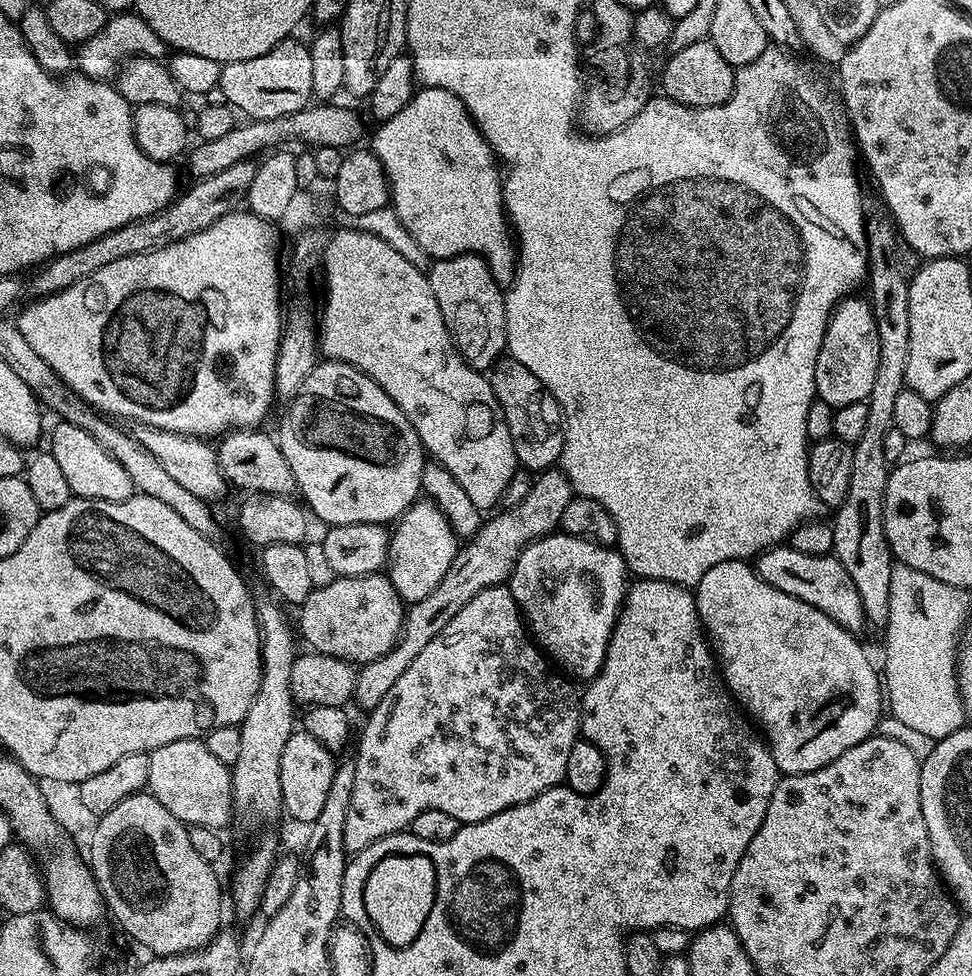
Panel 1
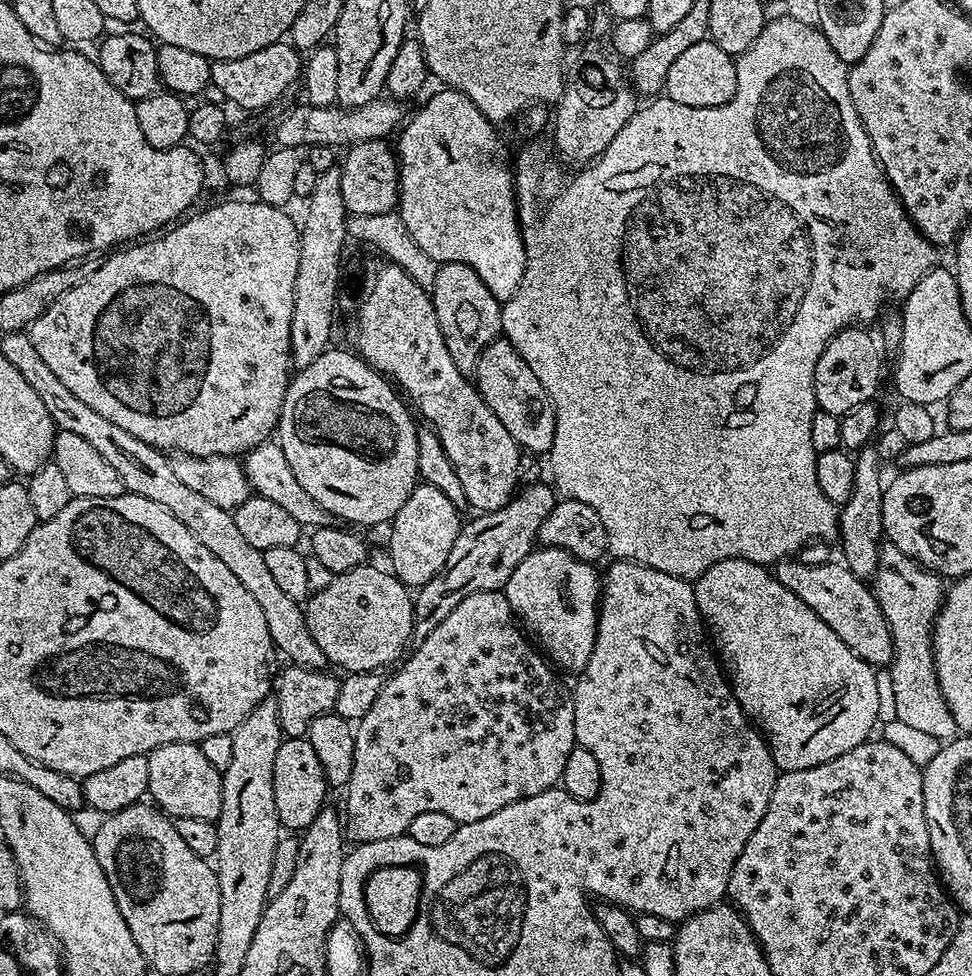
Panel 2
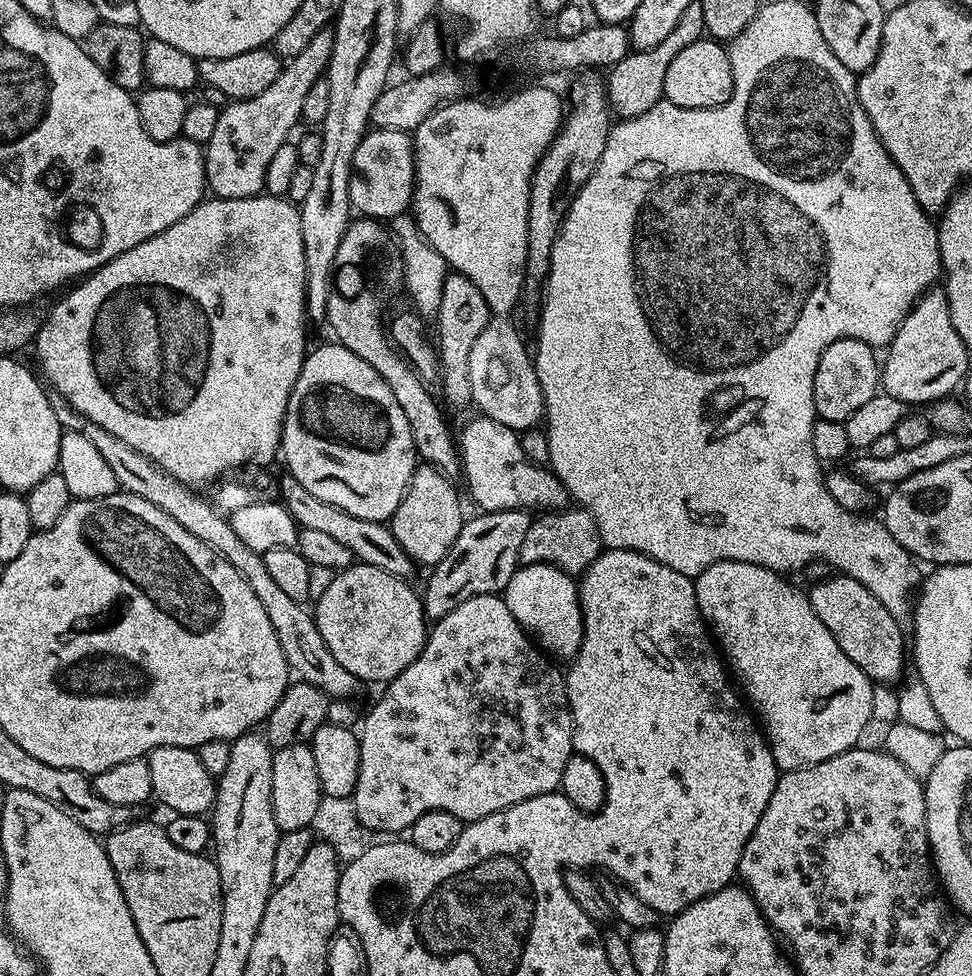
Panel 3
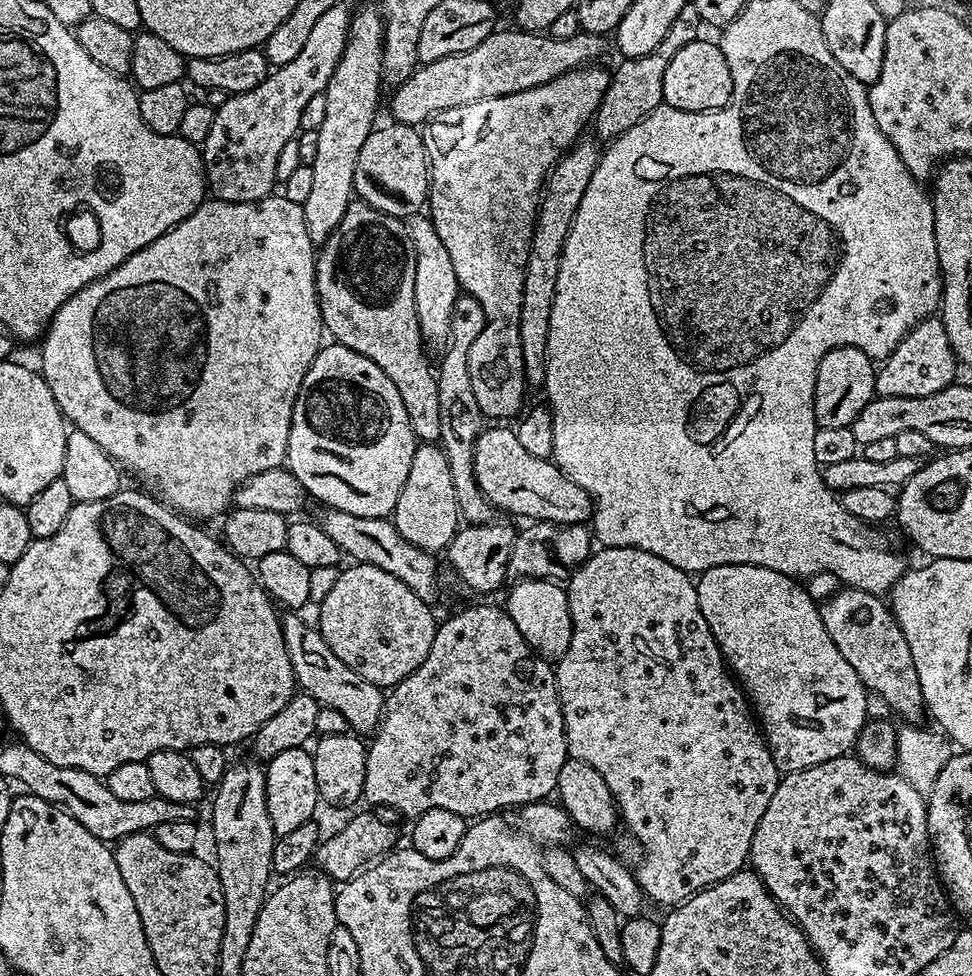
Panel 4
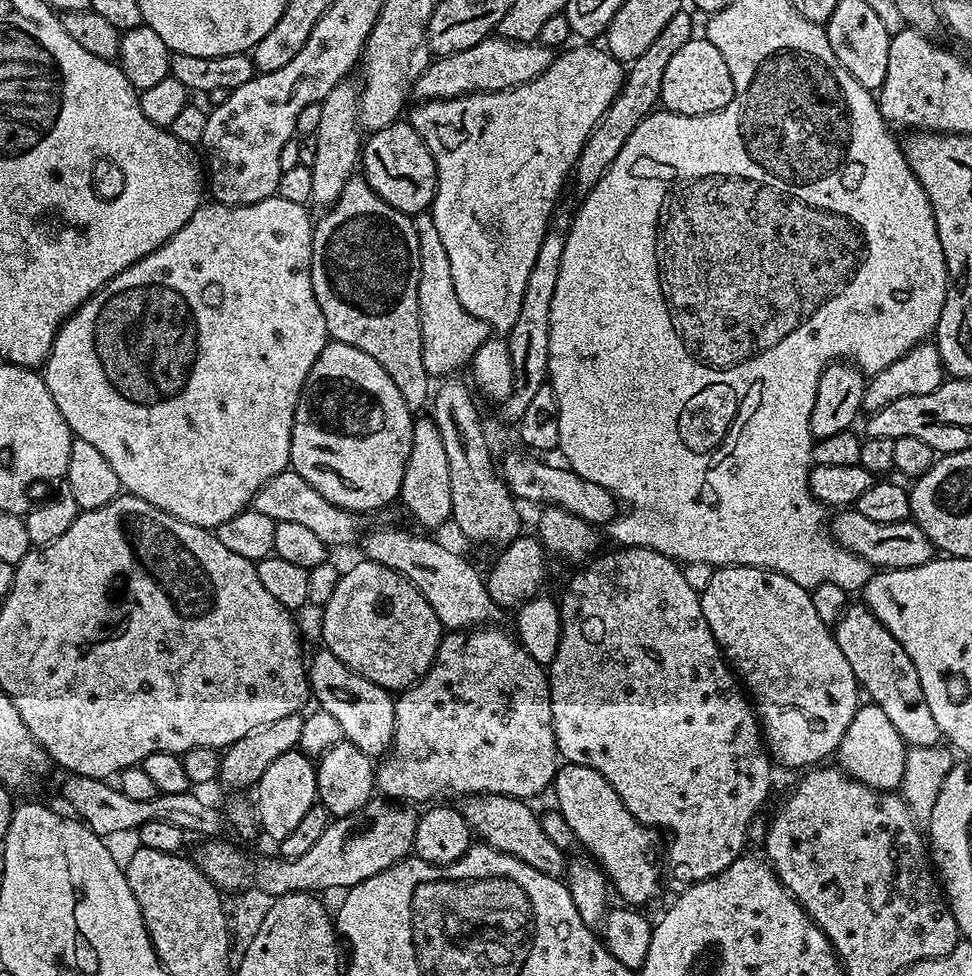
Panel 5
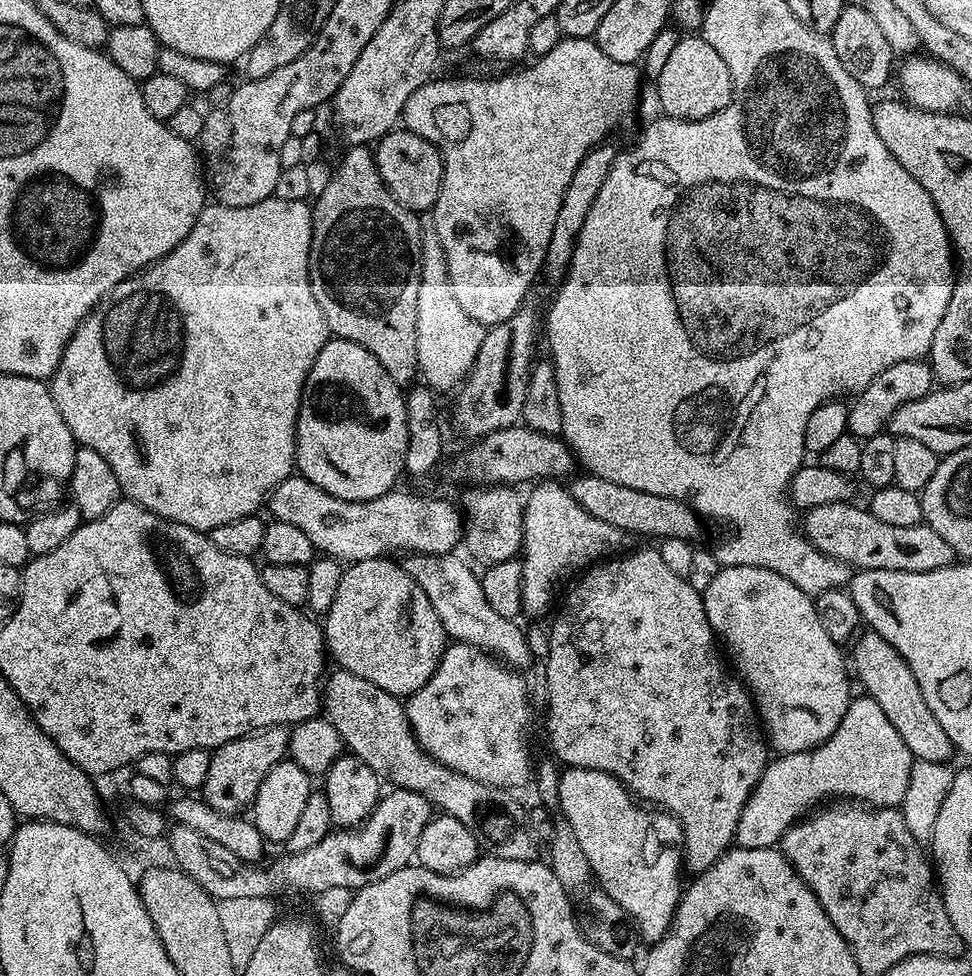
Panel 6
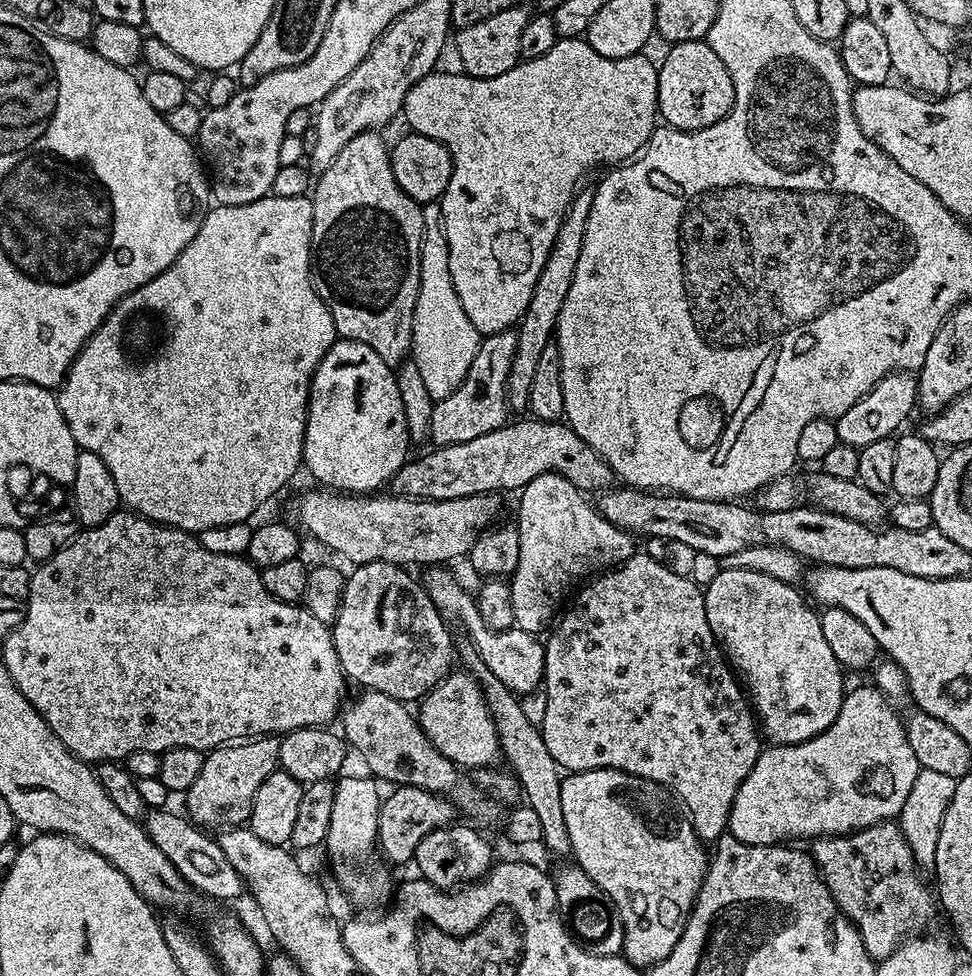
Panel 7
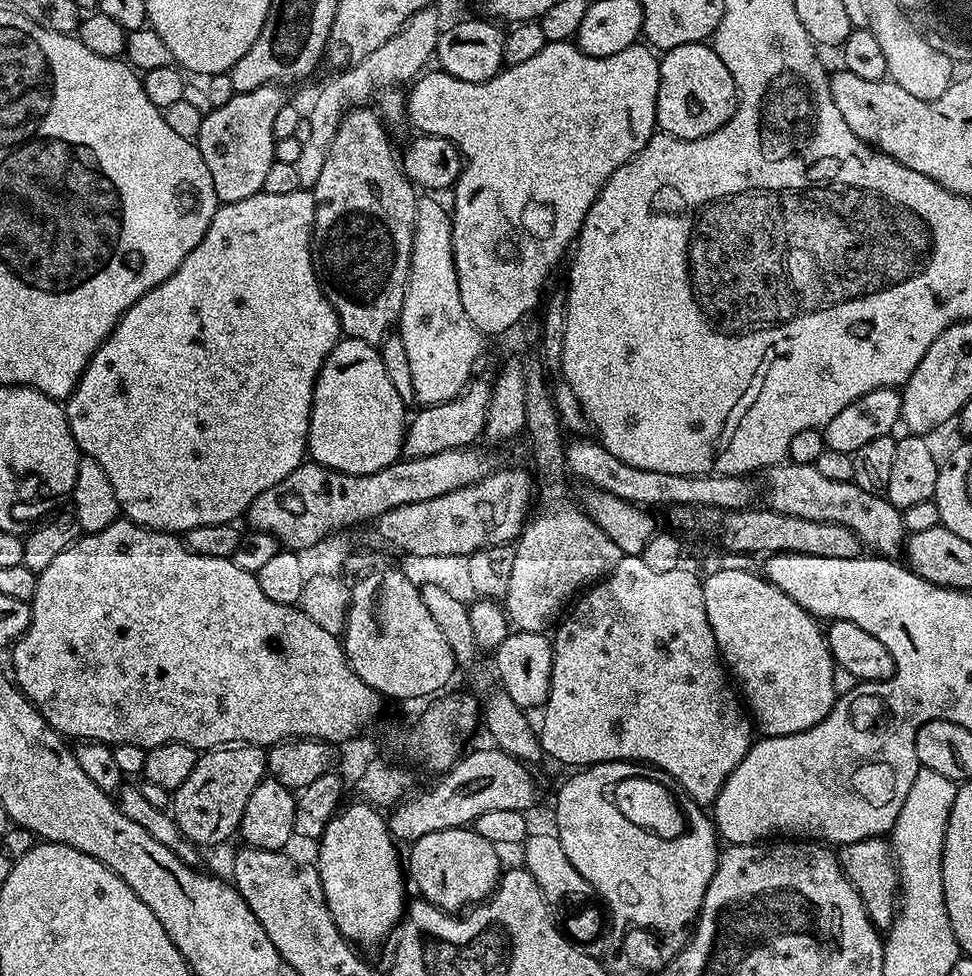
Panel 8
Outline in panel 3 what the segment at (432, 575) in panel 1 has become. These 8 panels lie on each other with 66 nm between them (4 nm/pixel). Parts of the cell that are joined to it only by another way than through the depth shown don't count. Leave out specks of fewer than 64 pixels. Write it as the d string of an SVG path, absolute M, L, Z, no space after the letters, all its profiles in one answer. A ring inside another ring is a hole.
M417 463L402 502L398 502L398 510L394 510L390 521L394 538L398 538L398 546L402 546L402 550L406 550L406 554L417 565L436 565L450 550L450 546L454 546L462 530L466 513L460 509L460 496L456 493L456 486L429 464Z

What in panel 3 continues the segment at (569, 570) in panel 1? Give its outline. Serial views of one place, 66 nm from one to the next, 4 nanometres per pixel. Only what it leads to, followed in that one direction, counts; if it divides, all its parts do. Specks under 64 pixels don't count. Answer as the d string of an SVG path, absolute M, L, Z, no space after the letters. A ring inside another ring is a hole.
M525 564L517 567L502 595L506 606L510 606L510 614L514 614L514 618L524 627L529 637L549 657L568 662L578 654L584 641L584 615L580 609L580 589L569 572L563 572L562 569L555 568L552 564Z

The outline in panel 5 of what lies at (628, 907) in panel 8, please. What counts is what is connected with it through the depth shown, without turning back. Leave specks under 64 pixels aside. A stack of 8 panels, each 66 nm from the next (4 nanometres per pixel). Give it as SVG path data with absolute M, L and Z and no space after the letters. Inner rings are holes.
M561 763L556 769L554 793L555 807L570 822L577 841L585 844L587 855L592 858L608 877L611 887L628 906L644 906L660 892L660 868L656 865L656 836L649 825L638 822L598 770L581 764Z

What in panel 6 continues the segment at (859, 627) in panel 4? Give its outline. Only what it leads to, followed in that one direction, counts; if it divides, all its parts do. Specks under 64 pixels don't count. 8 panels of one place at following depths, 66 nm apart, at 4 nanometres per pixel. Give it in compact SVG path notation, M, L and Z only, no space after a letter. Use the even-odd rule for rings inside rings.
M871 630L861 631L851 645L850 651L855 679L857 676L861 686L864 687L861 689L871 696L874 702L878 702L878 706L882 706L882 714L886 714L886 718L890 718L890 726L894 726L894 730L902 734L902 742L906 742L913 758L949 763L953 759L951 756L954 756L950 734L942 730L938 718L934 718L930 706L926 706L926 698L922 698L922 694L918 691L914 674L902 658L902 654L898 654L898 650L894 650L894 646L886 642L886 638Z

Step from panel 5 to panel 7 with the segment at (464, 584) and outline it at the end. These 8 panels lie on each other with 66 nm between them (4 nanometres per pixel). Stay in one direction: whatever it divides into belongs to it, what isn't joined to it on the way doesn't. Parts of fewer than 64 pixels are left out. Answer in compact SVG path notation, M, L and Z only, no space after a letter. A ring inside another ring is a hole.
M428 566L423 569L422 583L430 594L434 606L441 616L449 621L457 620L464 627L463 635L472 641L478 650L482 662L490 666L494 678L502 682L513 694L525 694L541 687L544 682L544 644L535 635L523 632L518 627L511 627L505 632L495 632L482 622L482 614L478 614L475 595L467 592L458 581L452 577L451 567ZM452 619L452 620L451 620Z

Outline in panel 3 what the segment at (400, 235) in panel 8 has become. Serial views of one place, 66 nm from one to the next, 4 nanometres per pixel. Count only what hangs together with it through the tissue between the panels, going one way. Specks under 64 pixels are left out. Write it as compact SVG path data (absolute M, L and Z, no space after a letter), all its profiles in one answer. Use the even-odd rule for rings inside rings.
M356 218L349 223L346 234L342 234L342 242L338 242L338 254L334 254L334 266L332 267L332 285L330 286L330 298L326 302L324 307L324 315L326 317L326 324L332 327L332 332L335 339L342 345L346 346L346 350L350 350L354 354L358 354L358 358L362 358L362 362L370 362L370 366L374 366L374 370L378 370L378 374L386 382L386 386L390 386L390 390L394 393L394 399L398 401L398 406L402 406L402 414L406 414L406 422L410 422L410 438L414 438L414 446L416 447L417 457L423 463L429 464L434 470L438 470L446 479L455 481L457 477L461 475L462 469L460 467L459 453L457 443L454 441L454 434L448 430L448 422L444 418L443 412L439 406L436 405L436 400L432 397L432 392L429 385L426 383L424 377L417 374L415 368L400 355L399 348L395 347L390 339L389 329L386 327L386 317L389 315L388 307L392 304L392 299L395 298L399 292L402 292L404 288L404 259L400 253L400 245L395 236L392 235L391 231L381 221L375 218Z

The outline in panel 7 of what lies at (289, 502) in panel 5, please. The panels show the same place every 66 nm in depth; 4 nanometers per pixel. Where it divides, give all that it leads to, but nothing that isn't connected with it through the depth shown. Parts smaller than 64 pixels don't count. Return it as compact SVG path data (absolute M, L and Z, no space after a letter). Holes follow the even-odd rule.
M332 490L316 491L320 492L308 492L296 504L296 516L301 524L299 527L305 533L308 531L318 543L325 544L330 551L337 552L342 559L349 560L352 566L369 564L375 560L401 566L444 566L452 562L448 560L467 557L479 536L501 519L500 496L495 492L483 492L477 496L453 500L411 500L409 496L395 494L359 496L337 494Z

